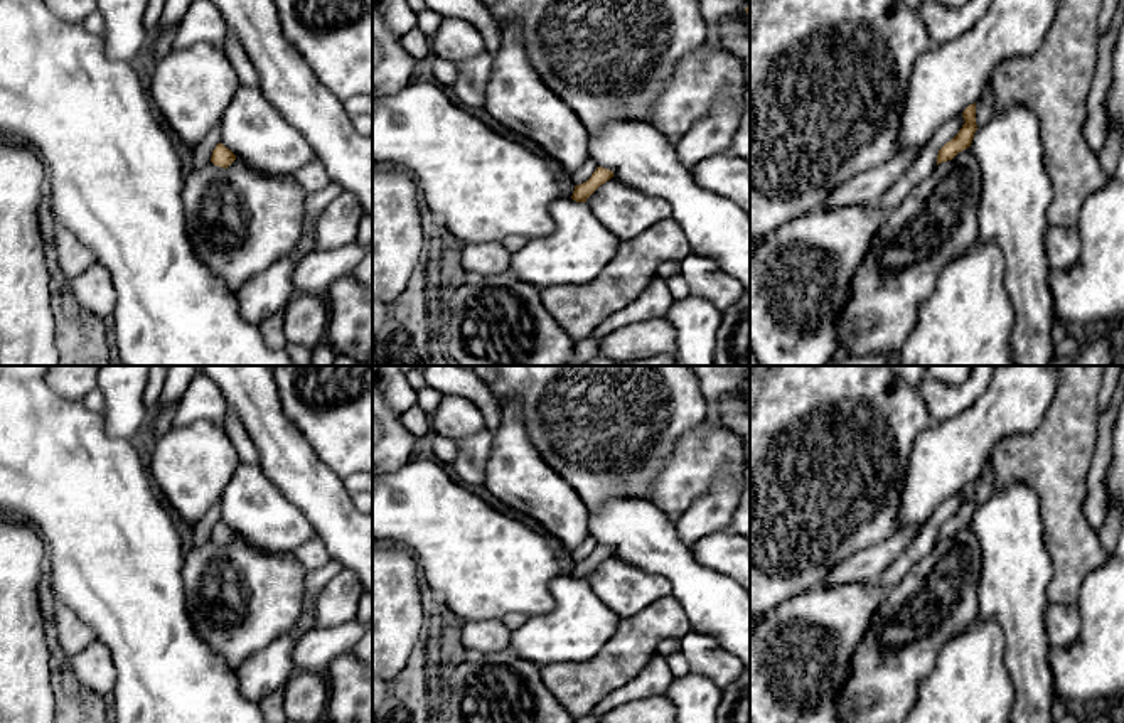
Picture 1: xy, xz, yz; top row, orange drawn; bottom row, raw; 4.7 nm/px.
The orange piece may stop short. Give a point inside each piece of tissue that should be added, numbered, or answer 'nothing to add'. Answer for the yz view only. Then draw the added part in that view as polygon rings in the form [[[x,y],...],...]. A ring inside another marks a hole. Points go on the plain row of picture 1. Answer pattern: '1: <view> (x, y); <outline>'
nothing to add

